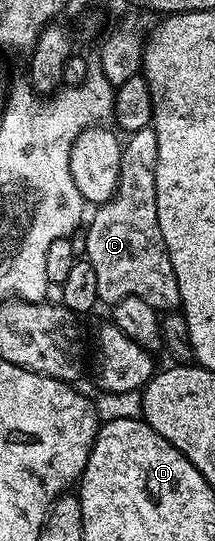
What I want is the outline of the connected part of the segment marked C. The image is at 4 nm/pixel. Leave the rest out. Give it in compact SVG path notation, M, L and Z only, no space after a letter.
M152 127L128 134L121 147L121 166L115 195L110 201L96 206L92 210L93 218L92 213L88 218L89 230L85 233L83 257L95 271L95 280L99 286L98 302L116 303L128 297L138 297L151 303L151 307L158 311L173 311L181 304L175 267L171 267L169 252L163 243L163 231L159 231L159 215L155 203L155 163L158 159L159 143Z

